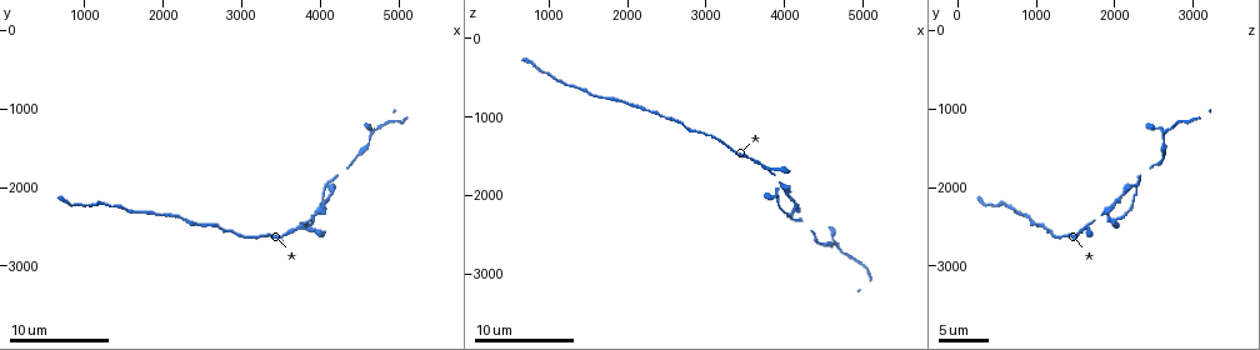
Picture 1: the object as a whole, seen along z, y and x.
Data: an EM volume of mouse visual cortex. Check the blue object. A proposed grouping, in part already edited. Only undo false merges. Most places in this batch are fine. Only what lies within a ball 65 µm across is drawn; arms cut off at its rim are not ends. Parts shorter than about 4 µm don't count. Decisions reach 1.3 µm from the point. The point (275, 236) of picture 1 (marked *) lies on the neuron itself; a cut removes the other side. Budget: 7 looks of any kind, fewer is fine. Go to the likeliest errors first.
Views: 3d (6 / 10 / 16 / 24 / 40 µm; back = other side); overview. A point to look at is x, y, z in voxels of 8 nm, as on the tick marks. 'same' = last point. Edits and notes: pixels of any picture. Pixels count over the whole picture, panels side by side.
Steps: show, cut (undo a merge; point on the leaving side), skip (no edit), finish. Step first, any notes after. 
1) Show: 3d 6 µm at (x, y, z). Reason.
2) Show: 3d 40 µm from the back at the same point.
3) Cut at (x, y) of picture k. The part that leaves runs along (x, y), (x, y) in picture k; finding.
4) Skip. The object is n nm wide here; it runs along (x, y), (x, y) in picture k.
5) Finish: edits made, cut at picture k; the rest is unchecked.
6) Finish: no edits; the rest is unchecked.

Show: 3d 6 µm at (4650, 1400, 2600). Thick turns thin.

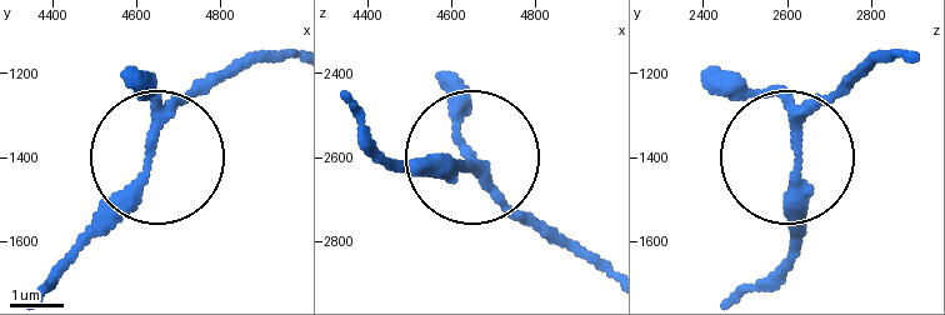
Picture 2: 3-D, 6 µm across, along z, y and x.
Show: 3d 6 µm from the back at (4630, 1370, 2625).

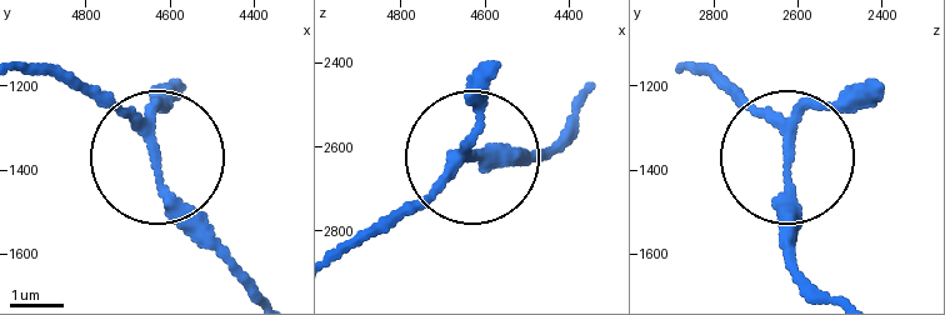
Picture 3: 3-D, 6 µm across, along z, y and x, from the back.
Skip. The object is 190 nm wide here; it runs along (816, 284), (790, 244), (785, 149), (714, 74) in picture 3; all the same neuron.

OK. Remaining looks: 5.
Show: 3d 10 µm at (4150, 1900, 2350). Sudden change in width.

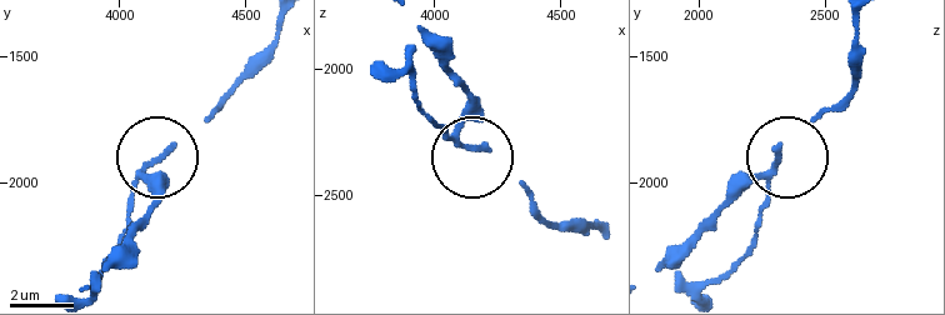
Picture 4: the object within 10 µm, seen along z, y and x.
Show: 3d 6 µm at (4190, 1890, 2320).

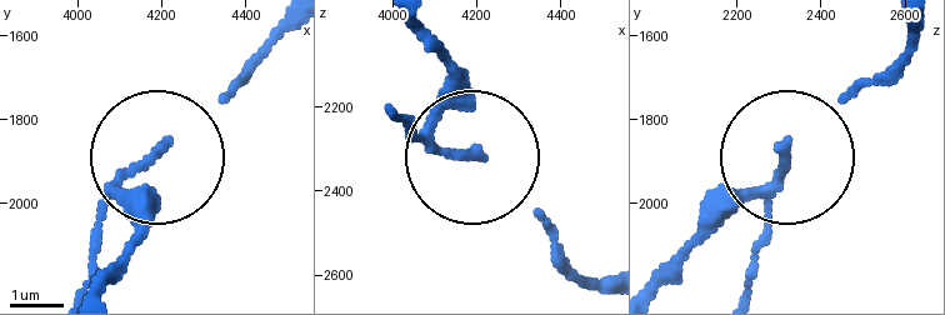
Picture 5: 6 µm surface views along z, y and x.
Skip. It runs along (86, 294), (135, 235), (135, 173), (251, 70) in picture 5; one neuron here.

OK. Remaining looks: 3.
Show: 3d 10 µm at (3700, 2500, 1600). Three-way junction.

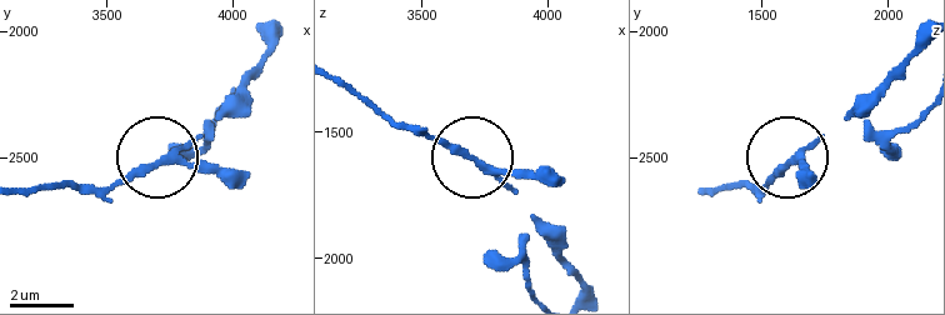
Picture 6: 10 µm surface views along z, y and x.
Show: 3d 10 µm from the back at (3720, 2520, 1610).

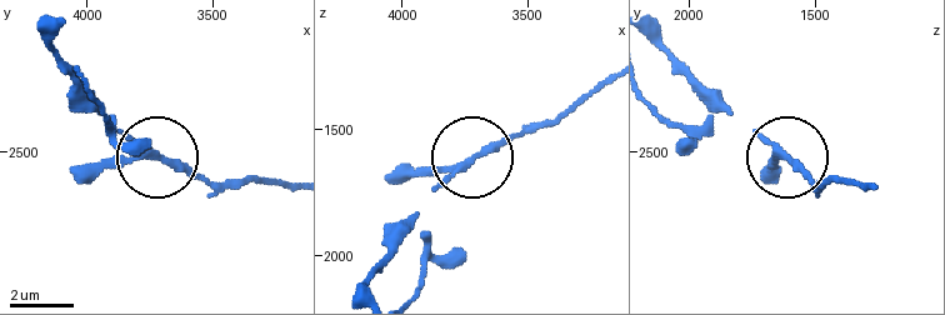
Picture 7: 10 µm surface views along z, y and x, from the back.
Skip. 3 arms meet here; it runs along (541, 120), (455, 169), (401, 223) in picture 7; all the same neuron.

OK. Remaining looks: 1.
Show: 3d 10 µm at (2200, 2400, 950). Thin neck.

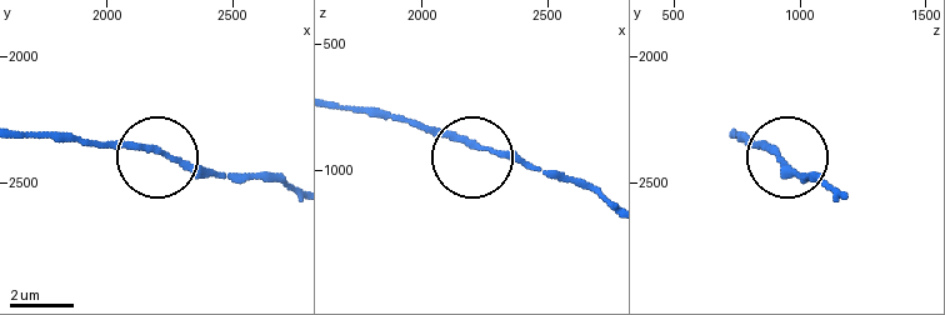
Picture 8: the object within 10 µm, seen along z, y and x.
Skip. It runs along (290, 189), (266, 175), (218, 175), (121, 143), (84, 143) in picture 8; continuous, no second neuron.

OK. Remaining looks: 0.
Finish: no edits; the rest is unchecked.

